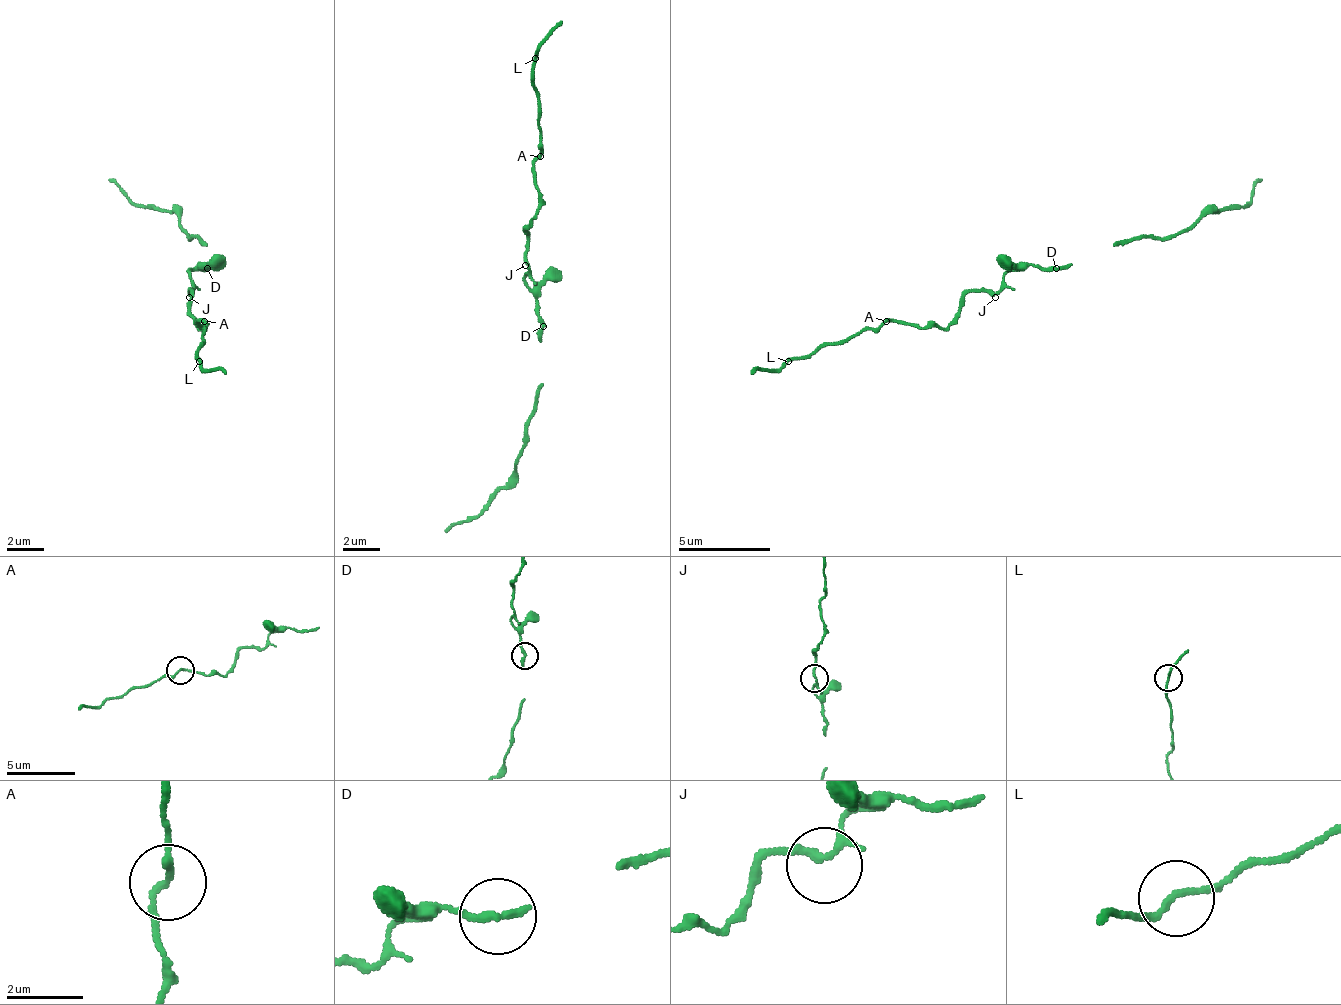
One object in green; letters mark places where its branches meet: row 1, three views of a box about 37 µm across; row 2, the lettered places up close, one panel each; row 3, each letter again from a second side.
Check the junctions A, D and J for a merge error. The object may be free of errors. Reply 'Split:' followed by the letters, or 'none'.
Split: A

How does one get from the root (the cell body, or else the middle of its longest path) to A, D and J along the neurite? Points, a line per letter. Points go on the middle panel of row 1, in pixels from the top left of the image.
A: (525, 279), (530, 270), (525, 265), (525, 228), (539, 205), (539, 187), (535, 182), (535, 159), (539, 155)
D: (525, 279), (525, 288), (535, 297), (535, 311), (544, 325)
J: (525, 279), (530, 270), (525, 265)

